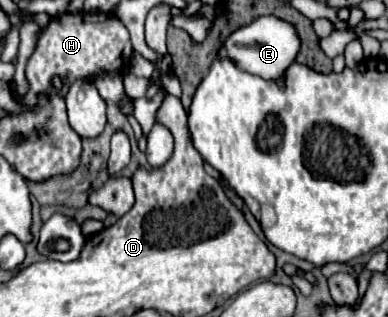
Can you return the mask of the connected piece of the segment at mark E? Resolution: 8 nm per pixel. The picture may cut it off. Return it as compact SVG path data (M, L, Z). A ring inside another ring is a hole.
M260 17L250 25L234 31L232 37L228 37L228 41L224 41L224 45L220 47L220 55L228 55L232 61L236 61L240 69L248 73L260 75L264 79L282 81L284 69L288 69L288 65L294 63L298 49L300 49L300 39L296 37L296 31L290 23L276 17Z

